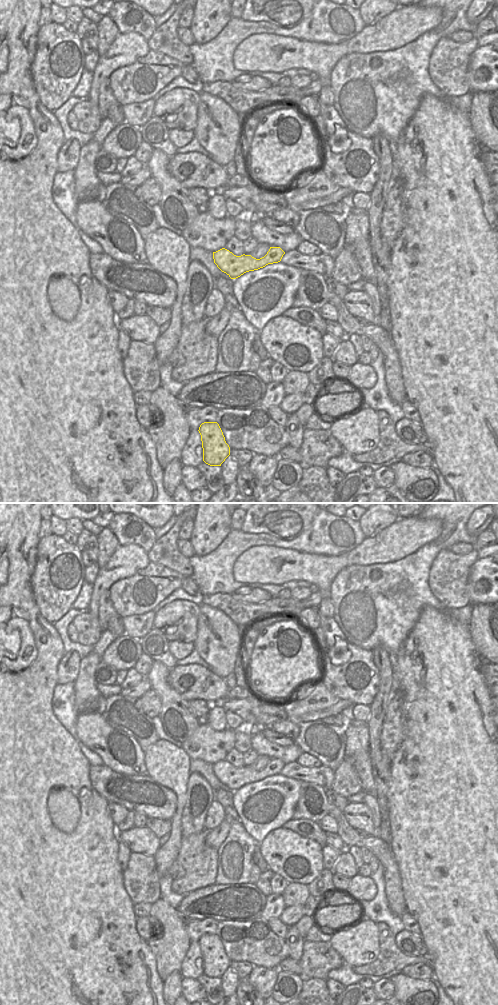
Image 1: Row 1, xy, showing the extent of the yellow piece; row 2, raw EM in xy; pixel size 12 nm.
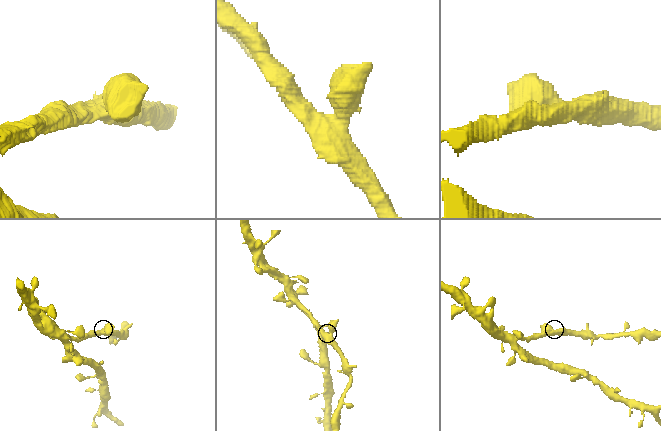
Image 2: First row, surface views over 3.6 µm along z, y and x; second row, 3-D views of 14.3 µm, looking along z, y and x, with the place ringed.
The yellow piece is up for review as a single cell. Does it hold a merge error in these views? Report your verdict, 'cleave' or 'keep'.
keep

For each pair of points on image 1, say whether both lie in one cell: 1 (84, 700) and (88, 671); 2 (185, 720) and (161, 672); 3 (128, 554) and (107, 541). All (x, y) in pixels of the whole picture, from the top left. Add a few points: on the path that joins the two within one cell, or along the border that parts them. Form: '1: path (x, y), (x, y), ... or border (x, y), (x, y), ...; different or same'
1: path (86, 693), (86, 678); same
2: path (177, 708), (161, 684); same
3: border (119, 545), (103, 566); different

